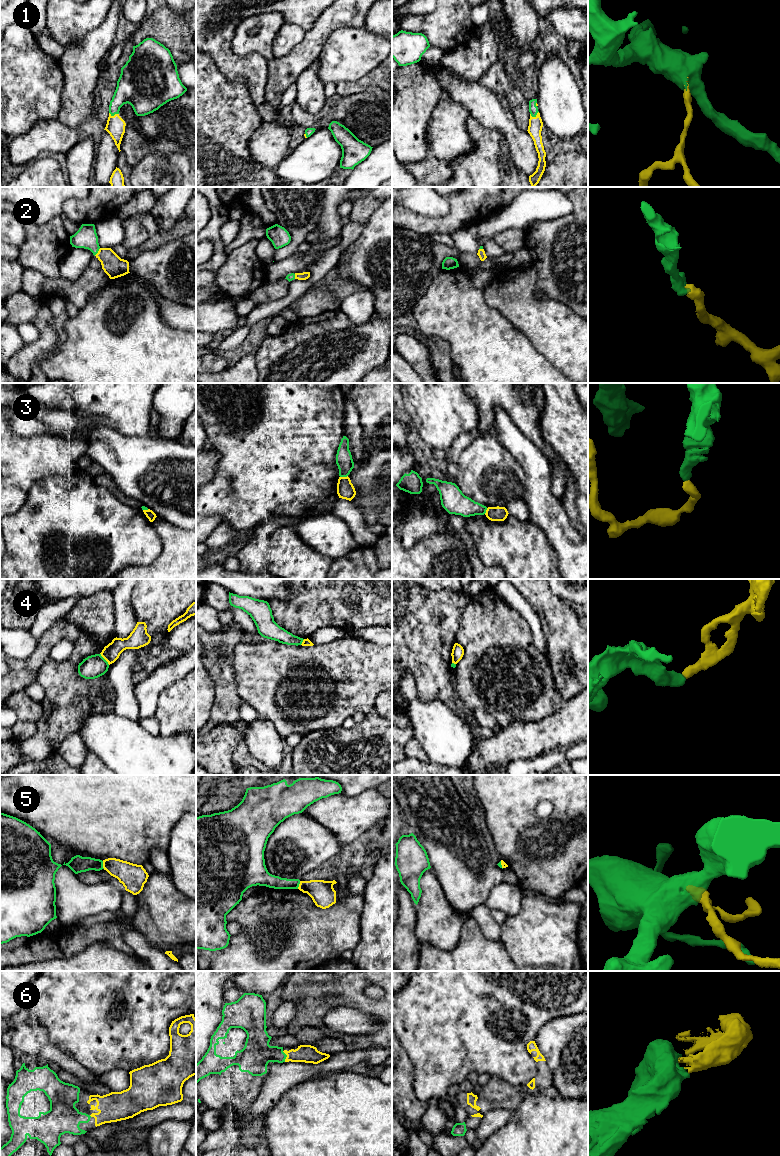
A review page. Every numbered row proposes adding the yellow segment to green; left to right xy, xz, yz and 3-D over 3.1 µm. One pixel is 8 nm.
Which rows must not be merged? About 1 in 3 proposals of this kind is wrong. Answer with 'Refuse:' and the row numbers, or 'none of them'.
Refuse: 3, 4, 5

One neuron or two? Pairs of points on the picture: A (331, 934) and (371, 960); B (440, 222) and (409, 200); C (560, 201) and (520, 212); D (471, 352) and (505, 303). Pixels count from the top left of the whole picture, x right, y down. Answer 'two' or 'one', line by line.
A: two
B: two
C: one
D: two

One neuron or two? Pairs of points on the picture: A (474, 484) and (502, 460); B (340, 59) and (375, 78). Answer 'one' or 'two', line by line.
A: one
B: two

